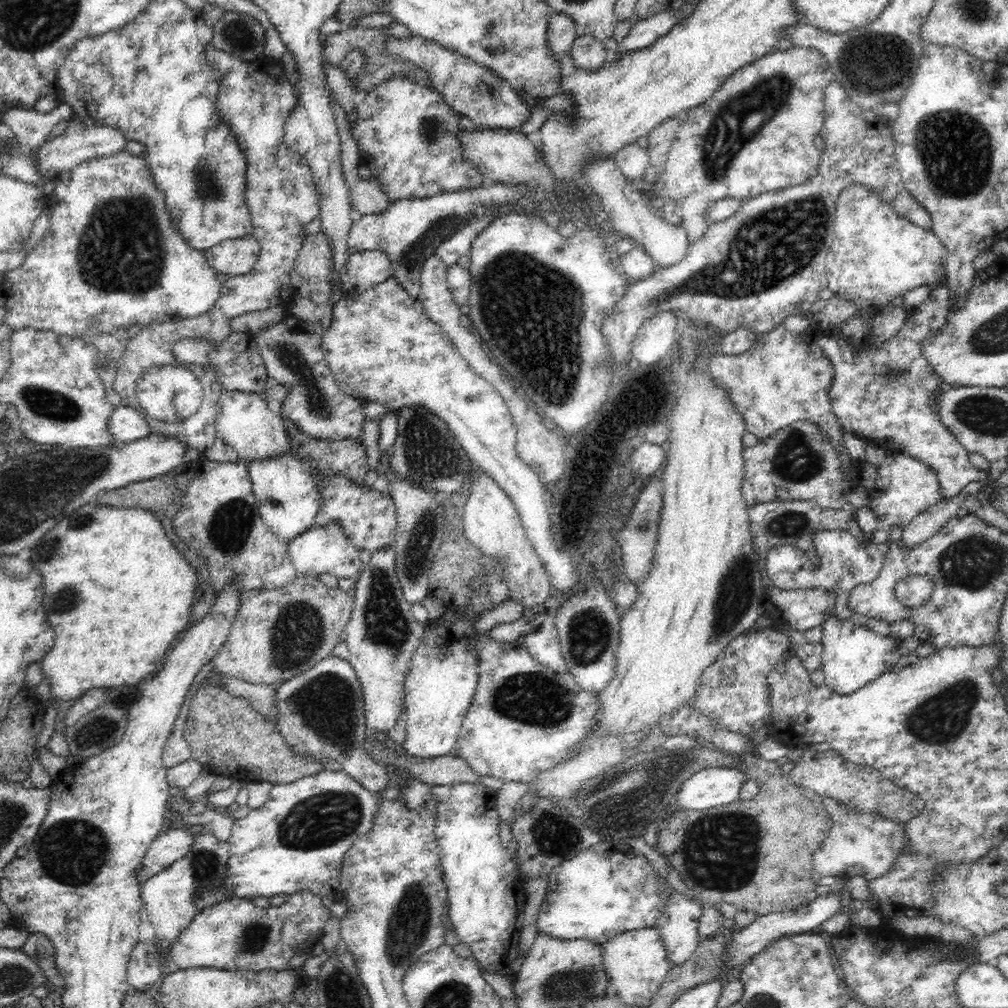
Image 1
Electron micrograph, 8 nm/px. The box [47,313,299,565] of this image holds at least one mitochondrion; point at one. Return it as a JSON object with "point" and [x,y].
{"point":[232,524]}

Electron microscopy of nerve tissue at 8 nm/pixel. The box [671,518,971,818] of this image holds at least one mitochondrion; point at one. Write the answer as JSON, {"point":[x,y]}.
{"point":[735,594]}

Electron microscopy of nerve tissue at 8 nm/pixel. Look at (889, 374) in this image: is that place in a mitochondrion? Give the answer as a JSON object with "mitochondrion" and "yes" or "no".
{"mitochondrion":"yes"}

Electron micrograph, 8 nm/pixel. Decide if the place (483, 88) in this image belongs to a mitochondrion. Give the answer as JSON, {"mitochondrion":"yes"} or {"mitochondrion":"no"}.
{"mitochondrion":"yes"}

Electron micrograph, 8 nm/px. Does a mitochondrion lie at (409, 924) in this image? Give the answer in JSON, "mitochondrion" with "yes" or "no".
{"mitochondrion":"yes"}

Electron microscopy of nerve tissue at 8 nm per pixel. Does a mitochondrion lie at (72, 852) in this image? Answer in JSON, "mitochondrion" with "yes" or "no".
{"mitochondrion":"yes"}

